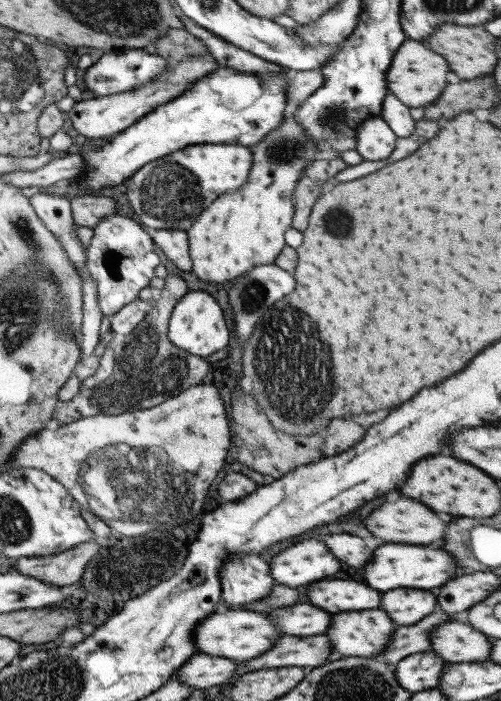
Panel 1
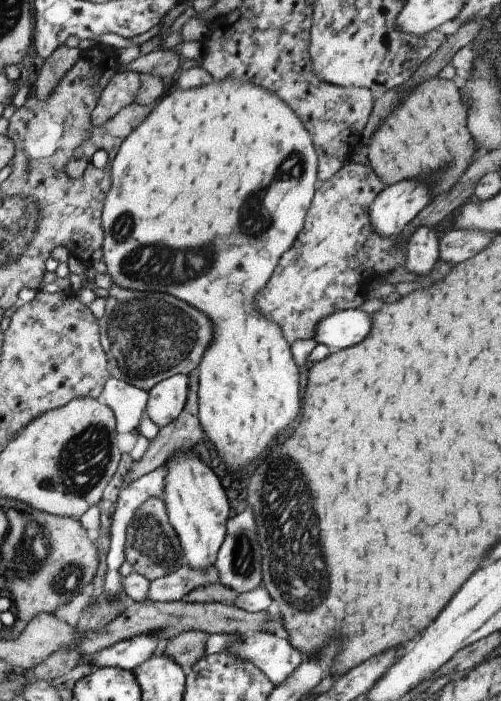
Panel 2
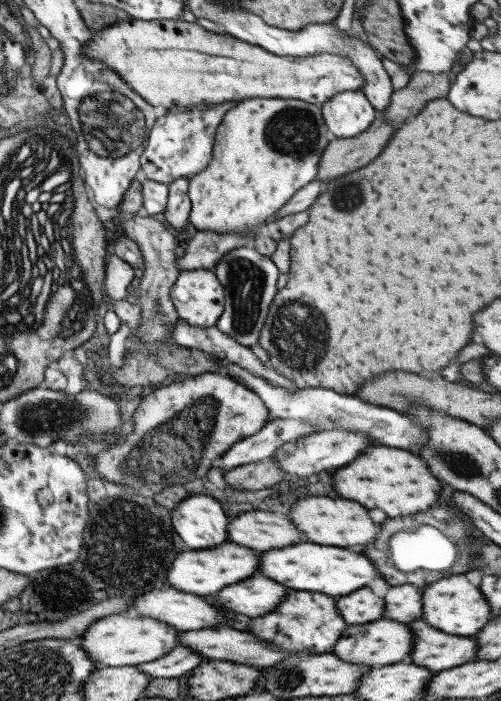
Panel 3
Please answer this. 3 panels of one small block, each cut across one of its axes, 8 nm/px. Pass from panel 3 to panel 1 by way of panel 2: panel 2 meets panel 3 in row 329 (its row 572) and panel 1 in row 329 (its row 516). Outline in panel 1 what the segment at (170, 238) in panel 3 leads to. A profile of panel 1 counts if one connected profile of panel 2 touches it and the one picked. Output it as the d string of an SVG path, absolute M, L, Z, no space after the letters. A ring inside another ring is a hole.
M168 275L165 285L152 298L153 305L144 320L131 333L125 335L121 344L112 346L116 366L112 374L95 388L85 391L69 401L59 401L54 425L60 426L86 416L117 415L158 406L168 398L202 383L208 374L208 362L194 356L169 341L169 320L175 304L187 293L186 281L177 275Z

